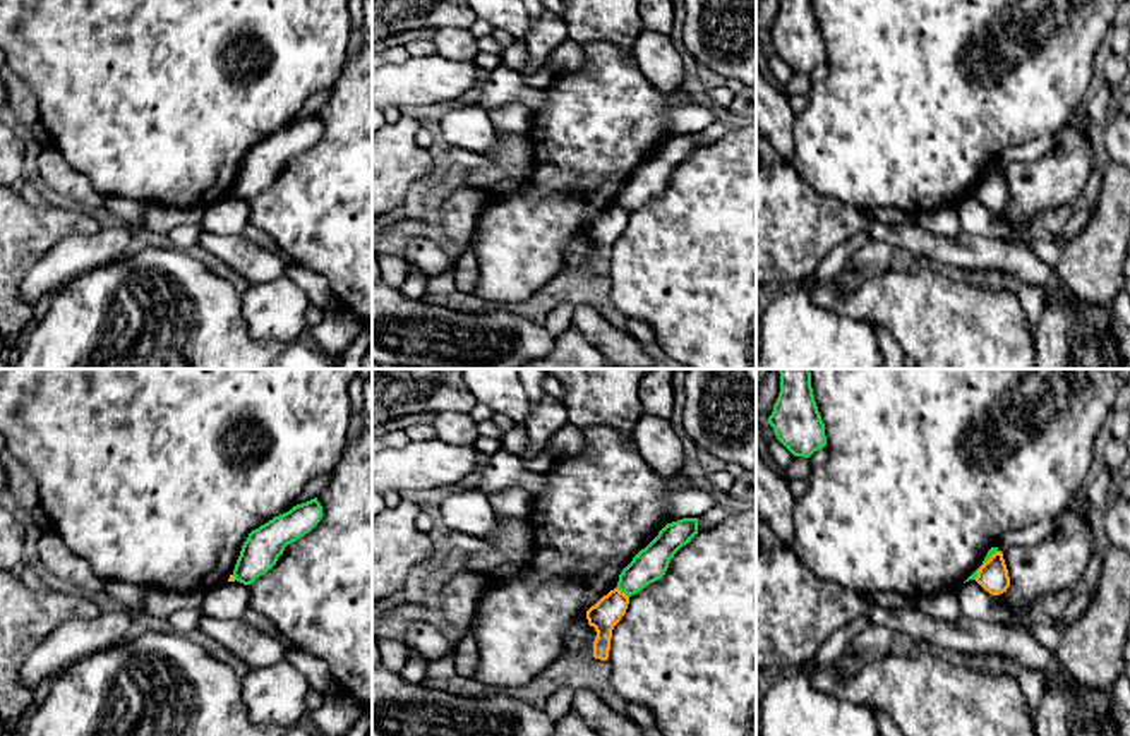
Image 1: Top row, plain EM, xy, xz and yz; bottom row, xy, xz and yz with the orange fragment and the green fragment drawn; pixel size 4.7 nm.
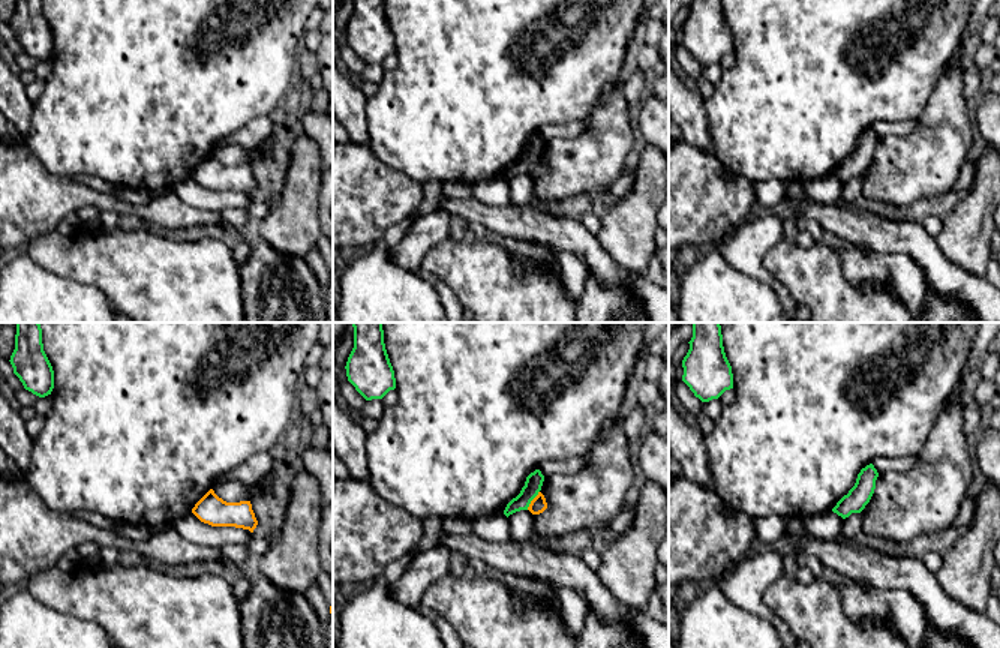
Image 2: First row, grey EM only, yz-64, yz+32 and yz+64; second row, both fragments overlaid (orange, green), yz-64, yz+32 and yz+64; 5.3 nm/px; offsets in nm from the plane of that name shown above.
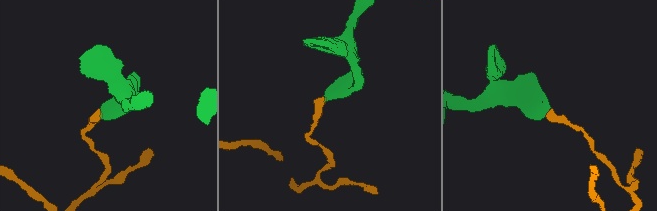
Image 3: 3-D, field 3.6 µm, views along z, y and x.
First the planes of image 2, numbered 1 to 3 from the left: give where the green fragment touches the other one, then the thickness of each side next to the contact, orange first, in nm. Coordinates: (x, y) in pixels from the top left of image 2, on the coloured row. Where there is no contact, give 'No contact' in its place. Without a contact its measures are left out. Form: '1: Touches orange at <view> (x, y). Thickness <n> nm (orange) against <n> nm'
1: No contact
2: Touches orange at yz+32 (532, 500). Thickness 90 nm (orange) against 90 nm
3: No contact

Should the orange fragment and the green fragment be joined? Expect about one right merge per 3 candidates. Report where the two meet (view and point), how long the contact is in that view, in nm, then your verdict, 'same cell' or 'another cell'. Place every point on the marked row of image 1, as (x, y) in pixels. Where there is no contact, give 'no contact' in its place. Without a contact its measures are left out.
meets orange in yz at (983, 565); contact 180 nm long; another cell

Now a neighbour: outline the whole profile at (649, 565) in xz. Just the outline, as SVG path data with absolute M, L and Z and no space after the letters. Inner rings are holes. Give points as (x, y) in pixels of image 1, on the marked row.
M698 518L667 523L619 575L617 588L628 597L660 580L674 554L698 534Z

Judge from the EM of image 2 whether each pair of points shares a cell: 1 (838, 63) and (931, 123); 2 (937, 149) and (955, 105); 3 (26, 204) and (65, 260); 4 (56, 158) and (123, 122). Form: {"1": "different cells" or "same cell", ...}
{"1": "different cells", "2": "same cell", "3": "different cells", "4": "same cell"}

